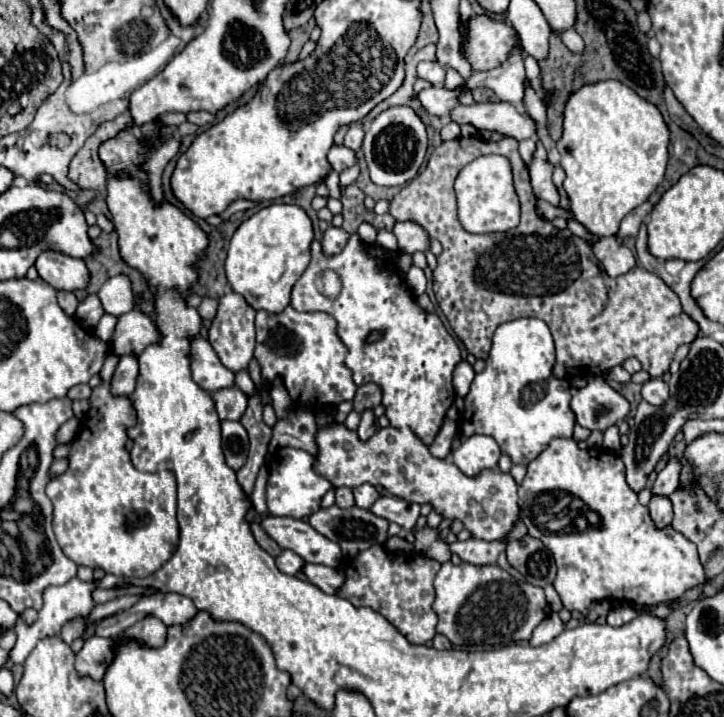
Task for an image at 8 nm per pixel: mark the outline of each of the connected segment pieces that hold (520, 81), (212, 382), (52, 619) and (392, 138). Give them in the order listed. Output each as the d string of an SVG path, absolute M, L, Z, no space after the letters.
M518 42L508 60L494 70L474 72L466 80L468 90L486 87L494 91L501 101L522 102L524 100L524 48Z
M200 334L190 336L190 372L194 382L206 392L234 386L234 372L222 368L218 356L214 356L214 348Z
M78 578L68 580L64 586L50 586L50 588L46 588L46 592L44 592L44 606L38 612L38 620L32 626L26 626L22 620L18 620L18 624L14 628L14 632L18 634L18 640L16 640L14 650L10 652L10 660L16 662L16 664L22 664L26 660L26 656L34 650L38 640L46 638L46 636L58 636L60 628L66 622L70 622L72 618L76 618L76 616L88 616L92 612L92 608L94 608L94 600L90 596L92 590L94 590L94 582L82 582Z
M394 106L376 116L370 128L366 130L362 144L370 178L374 184L380 186L404 186L406 182L410 182L416 176L420 164L424 162L426 148L428 148L426 126L408 106Z

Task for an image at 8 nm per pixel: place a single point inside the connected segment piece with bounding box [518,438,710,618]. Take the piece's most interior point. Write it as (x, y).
(611, 550)

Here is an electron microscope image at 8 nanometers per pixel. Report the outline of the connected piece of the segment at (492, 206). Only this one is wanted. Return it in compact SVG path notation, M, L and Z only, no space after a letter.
M488 154L466 164L456 182L456 202L458 202L458 220L470 234L488 234L488 232L508 232L520 222L520 200L512 182L512 168L506 156Z

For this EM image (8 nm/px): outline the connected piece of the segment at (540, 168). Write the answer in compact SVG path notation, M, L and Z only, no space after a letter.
M538 140L536 142L536 150L532 154L532 160L528 164L528 170L530 170L530 178L532 178L532 188L534 188L534 194L536 198L542 198L554 206L560 206L560 196L558 196L558 190L556 186L552 184L552 172L554 172L554 166L548 162L548 154L542 146L542 142Z

